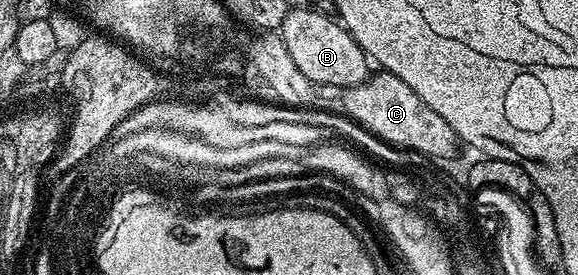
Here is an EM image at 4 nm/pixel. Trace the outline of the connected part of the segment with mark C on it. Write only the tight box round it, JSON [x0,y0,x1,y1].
[341,72,459,158]

